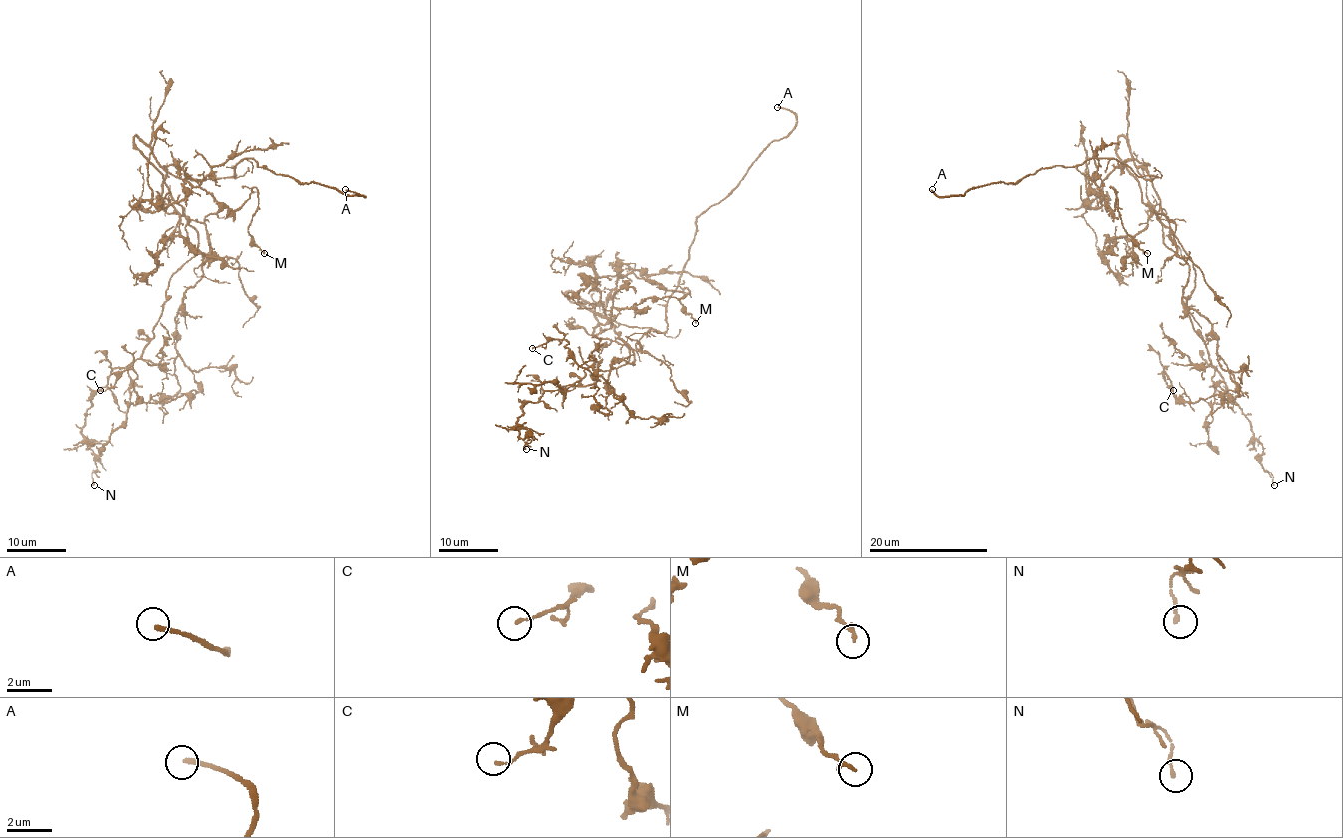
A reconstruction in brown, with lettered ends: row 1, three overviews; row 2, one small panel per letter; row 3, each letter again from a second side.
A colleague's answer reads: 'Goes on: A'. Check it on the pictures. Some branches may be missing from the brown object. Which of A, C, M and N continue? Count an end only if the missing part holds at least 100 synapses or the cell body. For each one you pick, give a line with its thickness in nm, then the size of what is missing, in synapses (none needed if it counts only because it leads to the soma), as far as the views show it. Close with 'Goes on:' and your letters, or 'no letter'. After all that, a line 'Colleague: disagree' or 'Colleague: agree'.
A: 200 nm
Goes on: A
Colleague: agree

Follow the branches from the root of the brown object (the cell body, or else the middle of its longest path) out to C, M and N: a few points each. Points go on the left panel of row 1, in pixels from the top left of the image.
C: (162, 201), (203, 254), (174, 320), (198, 390), (146, 403), (131, 369), (100, 390)
M: (162, 201), (165, 171), (174, 159), (194, 186), (232, 210), (256, 192), (258, 211), (249, 235), (264, 253)
N: (162, 201), (194, 228), (198, 250), (170, 278), (143, 353), (115, 367), (91, 399), (82, 434), (94, 485)

